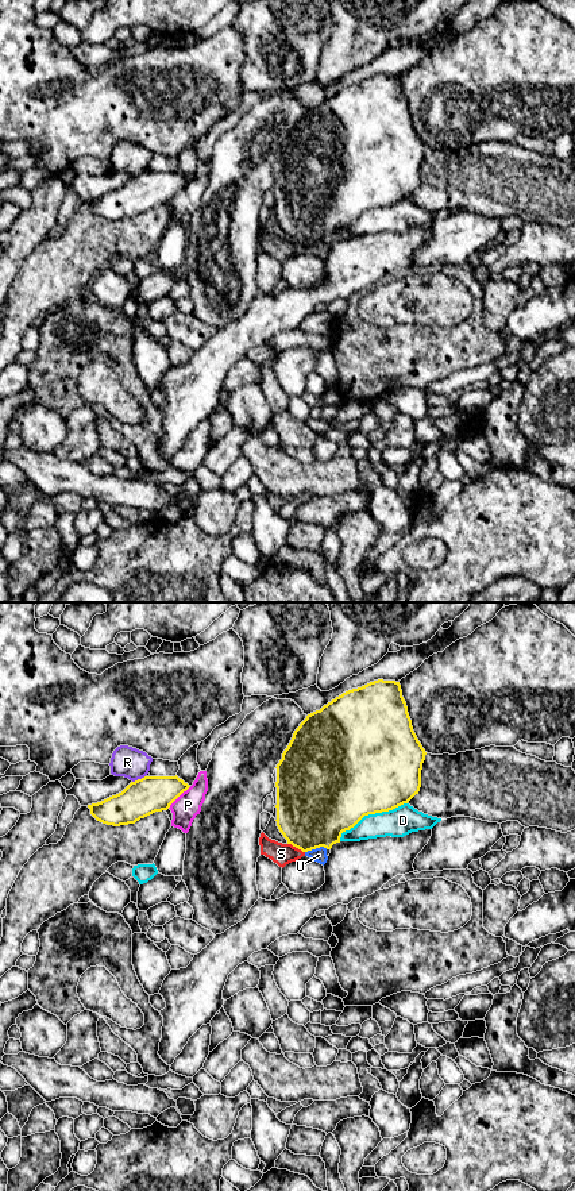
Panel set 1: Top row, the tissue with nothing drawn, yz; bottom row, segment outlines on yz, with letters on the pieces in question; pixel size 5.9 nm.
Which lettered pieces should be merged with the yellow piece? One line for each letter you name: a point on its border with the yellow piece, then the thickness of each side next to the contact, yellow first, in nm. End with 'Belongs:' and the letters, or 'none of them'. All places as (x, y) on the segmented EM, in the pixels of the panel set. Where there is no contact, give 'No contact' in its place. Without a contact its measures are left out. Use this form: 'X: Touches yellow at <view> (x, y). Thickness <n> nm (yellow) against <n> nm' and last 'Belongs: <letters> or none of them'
Belongs: none of them

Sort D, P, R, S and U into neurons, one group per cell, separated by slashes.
D / P / R / S U

